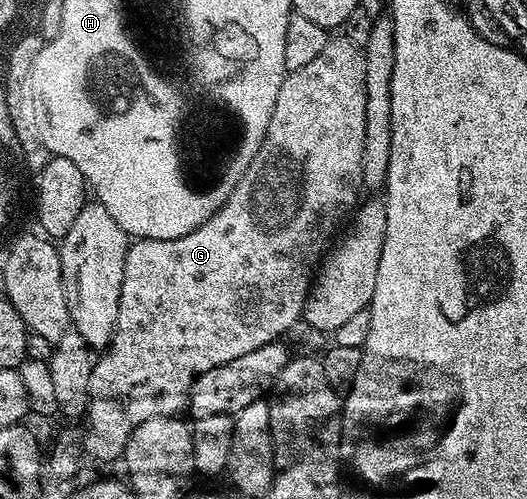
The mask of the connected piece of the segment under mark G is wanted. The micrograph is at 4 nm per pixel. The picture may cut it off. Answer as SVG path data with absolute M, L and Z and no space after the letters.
M342 37L328 38L325 49L309 65L296 71L288 71L283 79L281 89L277 93L277 105L273 105L273 117L269 117L269 129L265 133L263 143L257 149L253 161L247 171L237 181L231 194L215 212L206 219L193 233L185 233L185 237L176 239L135 239L128 246L125 257L125 277L121 281L121 297L117 309L117 325L111 338L111 344L102 352L103 355L94 360L92 381L90 381L90 399L87 403L85 422L91 432L83 439L83 447L95 459L116 459L122 456L127 438L141 425L141 421L149 421L153 417L166 415L178 416L179 410L189 403L191 386L199 376L209 373L209 369L217 369L229 361L237 361L237 357L245 357L245 353L253 353L253 349L261 349L261 345L282 340L283 334L296 322L303 318L303 306L307 294L311 291L312 278L332 242L331 234L339 227L343 218L350 216L360 202L359 190L364 190L362 179L362 153L365 150L365 61L363 51L353 41Z

